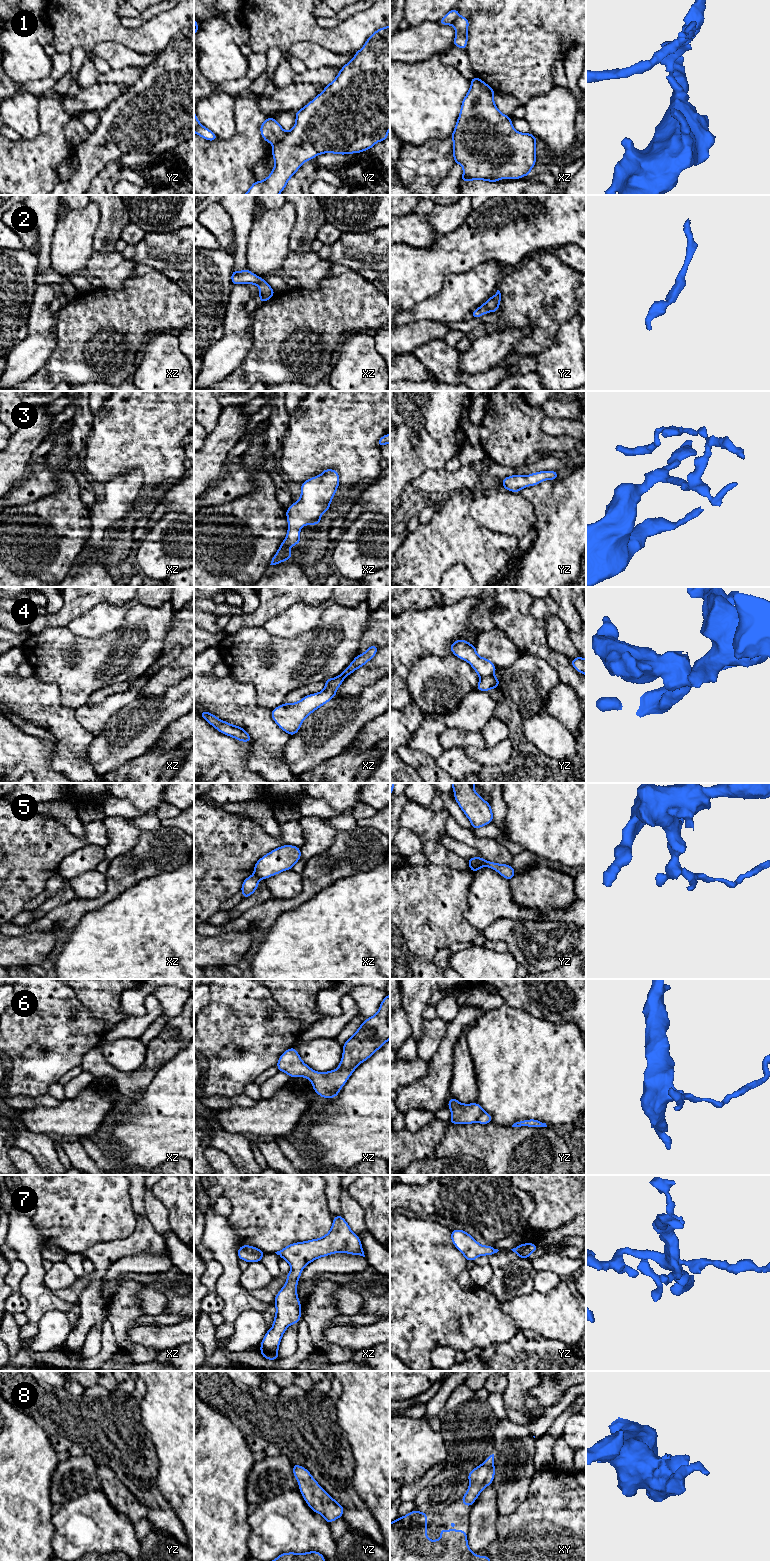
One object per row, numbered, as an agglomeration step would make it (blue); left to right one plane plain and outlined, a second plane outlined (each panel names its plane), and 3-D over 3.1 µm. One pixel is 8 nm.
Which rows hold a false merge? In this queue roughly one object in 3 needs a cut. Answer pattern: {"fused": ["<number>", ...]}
{"fused": ["1", "4", "5", "6"]}

